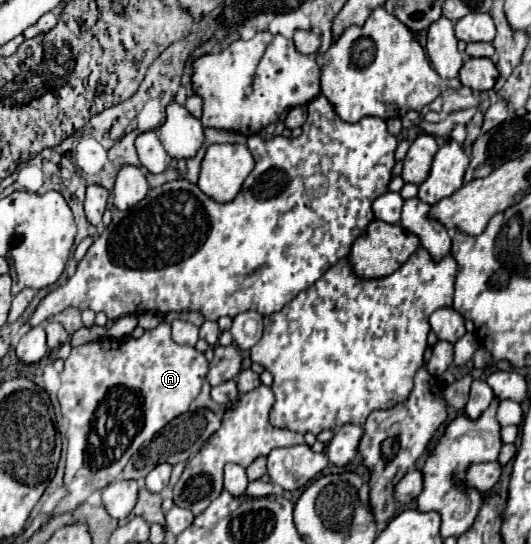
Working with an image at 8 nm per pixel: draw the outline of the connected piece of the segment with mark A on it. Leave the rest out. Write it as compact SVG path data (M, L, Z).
M161 322L153 330L145 330L141 338L101 338L97 342L87 342L71 350L71 356L65 360L65 370L61 374L61 388L57 400L61 414L67 420L67 464L63 486L67 496L51 512L59 516L63 512L73 512L81 506L91 492L105 488L113 482L125 468L127 460L149 442L165 424L173 418L185 414L189 404L199 396L203 380L209 372L209 362L193 346L179 346L171 340L171 326Z

